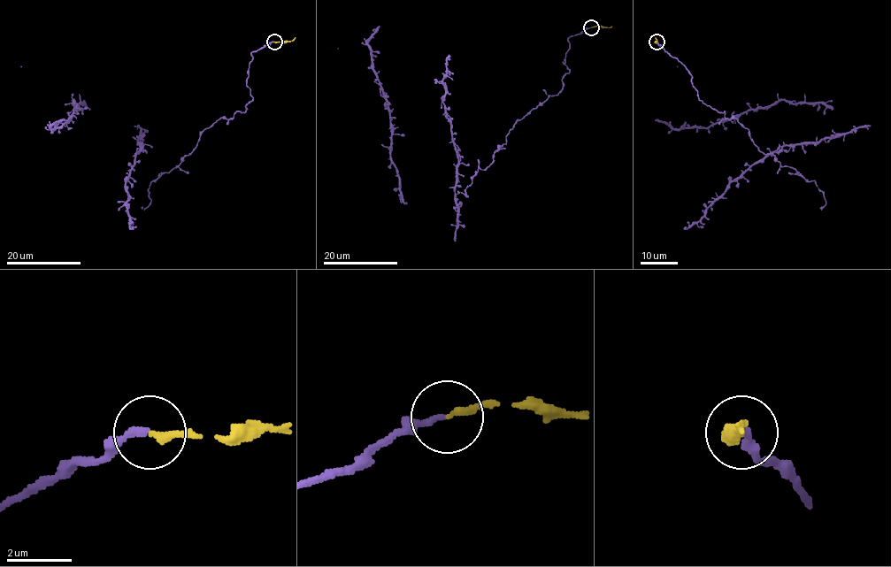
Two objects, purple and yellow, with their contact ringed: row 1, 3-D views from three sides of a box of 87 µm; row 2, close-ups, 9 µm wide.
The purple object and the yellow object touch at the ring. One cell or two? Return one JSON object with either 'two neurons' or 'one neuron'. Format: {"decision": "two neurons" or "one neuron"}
{"decision": "one neuron"}

